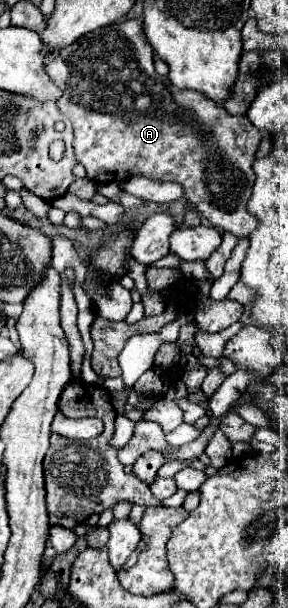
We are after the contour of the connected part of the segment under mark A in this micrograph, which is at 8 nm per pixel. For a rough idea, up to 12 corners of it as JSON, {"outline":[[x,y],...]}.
{"outline":[[142,21],[46,63],[98,185],[182,183],[250,237],[262,133],[154,71]]}

